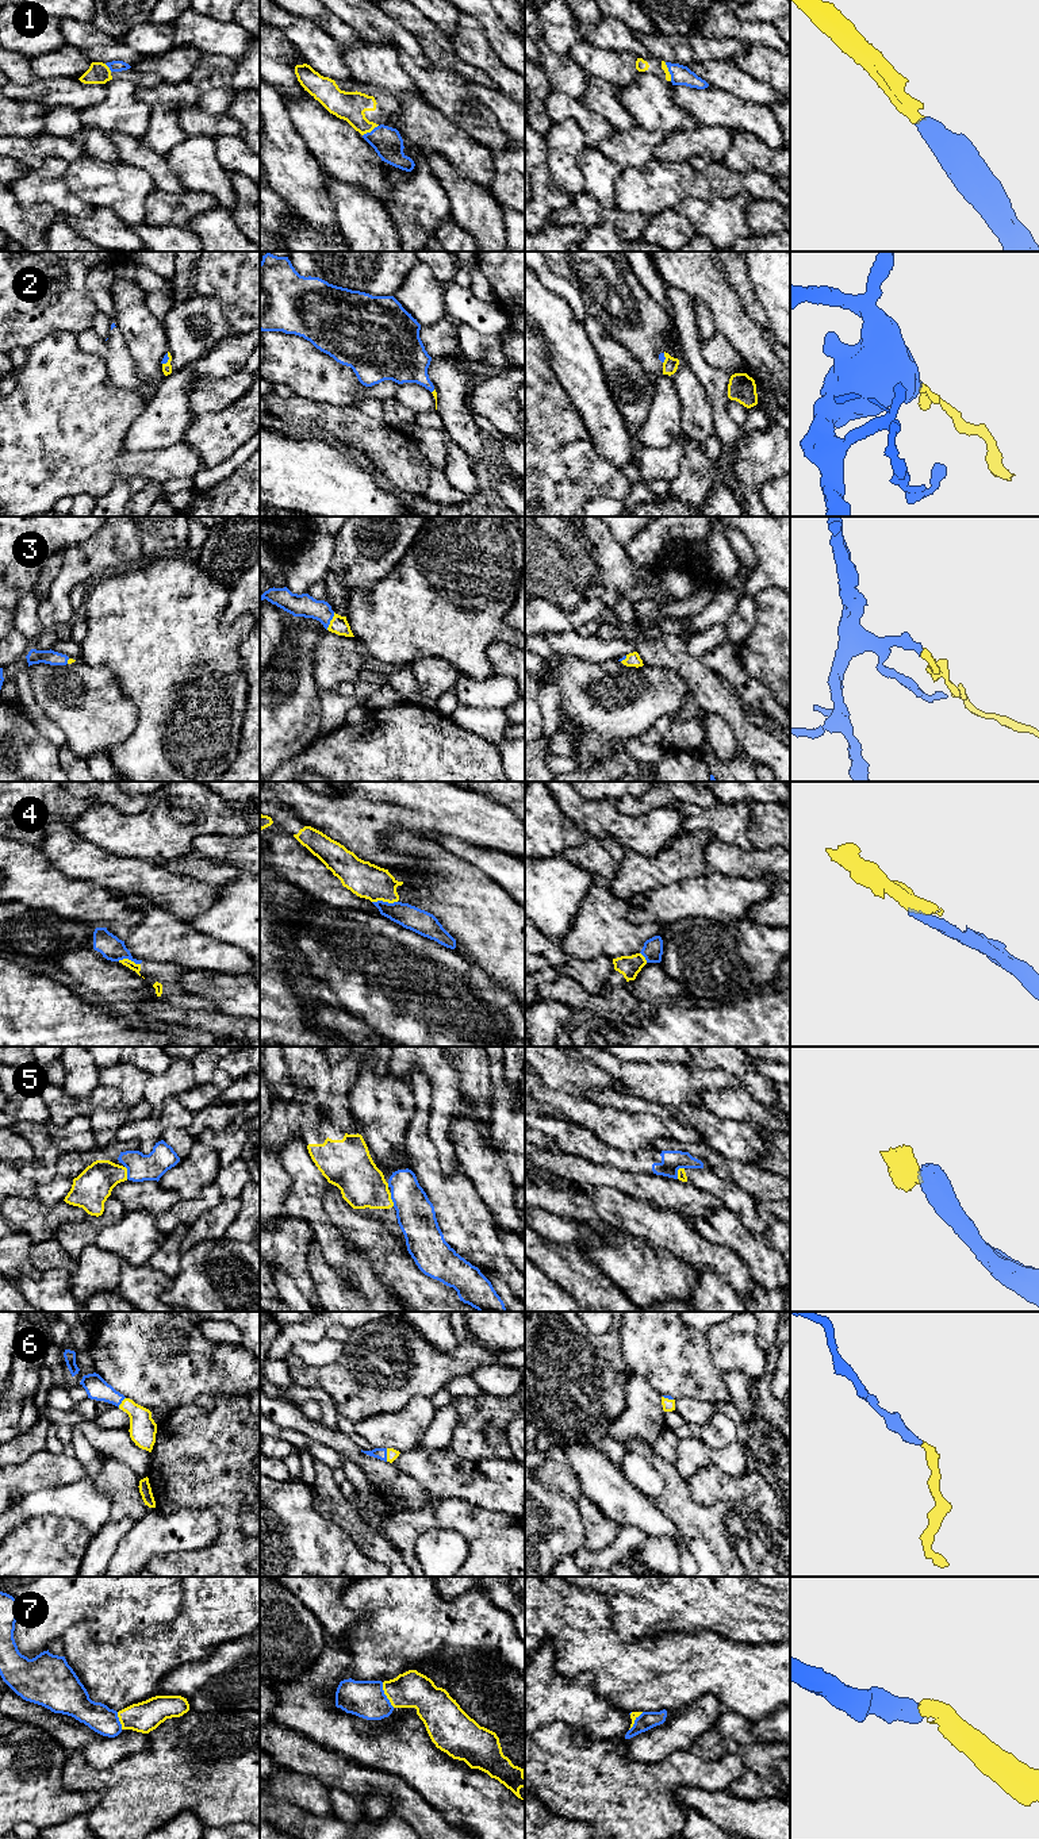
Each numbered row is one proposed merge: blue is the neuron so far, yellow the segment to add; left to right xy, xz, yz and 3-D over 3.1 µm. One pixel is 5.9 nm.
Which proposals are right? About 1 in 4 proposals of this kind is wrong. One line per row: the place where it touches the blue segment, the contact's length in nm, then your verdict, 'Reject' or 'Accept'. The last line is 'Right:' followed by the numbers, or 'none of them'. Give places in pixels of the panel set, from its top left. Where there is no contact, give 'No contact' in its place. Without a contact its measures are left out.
1: Touches blue at xz (371, 131). Shared border 120 nm. Accept
2: Touches blue at xy (168, 359). Shared border 80 nm. Accept
3: Touches blue at xz (330, 619). Shared border 120 nm. Accept
4: Touches blue at xz (384, 902). Shared border 150 nm. Accept
5: Touches blue at xz (391, 1198). Shared border 80 nm. Reject
6: Touches blue at xz (386, 1455). Shared border 80 nm. Accept
7: Touches blue at xz (384, 1694). Shared border 170 nm. Accept
Right: 1, 2, 3, 4, 6, 7

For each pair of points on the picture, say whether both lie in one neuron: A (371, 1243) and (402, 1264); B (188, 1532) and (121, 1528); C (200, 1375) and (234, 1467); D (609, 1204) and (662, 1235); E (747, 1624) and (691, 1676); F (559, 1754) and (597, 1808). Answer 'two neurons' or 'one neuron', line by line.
A: one neuron
B: two neurons
C: two neurons
D: one neuron
E: two neurons
F: one neuron

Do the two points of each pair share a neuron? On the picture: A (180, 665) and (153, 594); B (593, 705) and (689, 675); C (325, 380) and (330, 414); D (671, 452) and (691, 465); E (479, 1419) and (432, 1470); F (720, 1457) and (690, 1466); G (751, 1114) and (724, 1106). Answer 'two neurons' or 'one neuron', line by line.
A: one neuron
B: two neurons
C: two neurons
D: two neurons
E: two neurons
F: one neuron
G: one neuron

